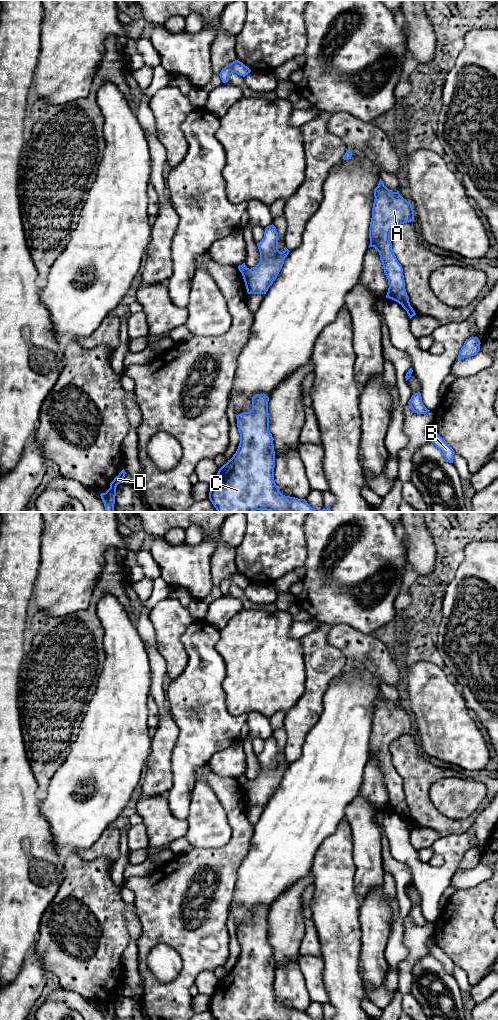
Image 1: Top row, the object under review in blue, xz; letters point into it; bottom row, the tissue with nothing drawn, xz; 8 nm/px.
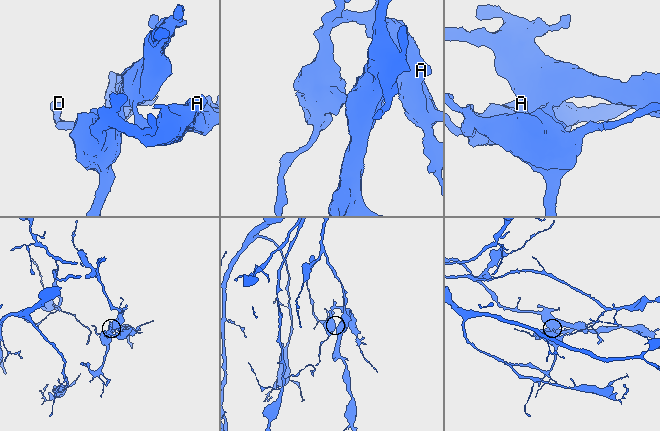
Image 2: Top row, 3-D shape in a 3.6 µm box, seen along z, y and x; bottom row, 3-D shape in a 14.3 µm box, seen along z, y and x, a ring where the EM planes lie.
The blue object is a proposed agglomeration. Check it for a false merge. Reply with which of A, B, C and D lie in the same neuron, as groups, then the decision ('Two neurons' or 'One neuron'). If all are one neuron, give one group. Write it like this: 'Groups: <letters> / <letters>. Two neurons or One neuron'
Groups: A B D / C. Two neurons

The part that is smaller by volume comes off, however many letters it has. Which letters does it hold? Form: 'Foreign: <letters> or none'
Foreign: A, B, D

